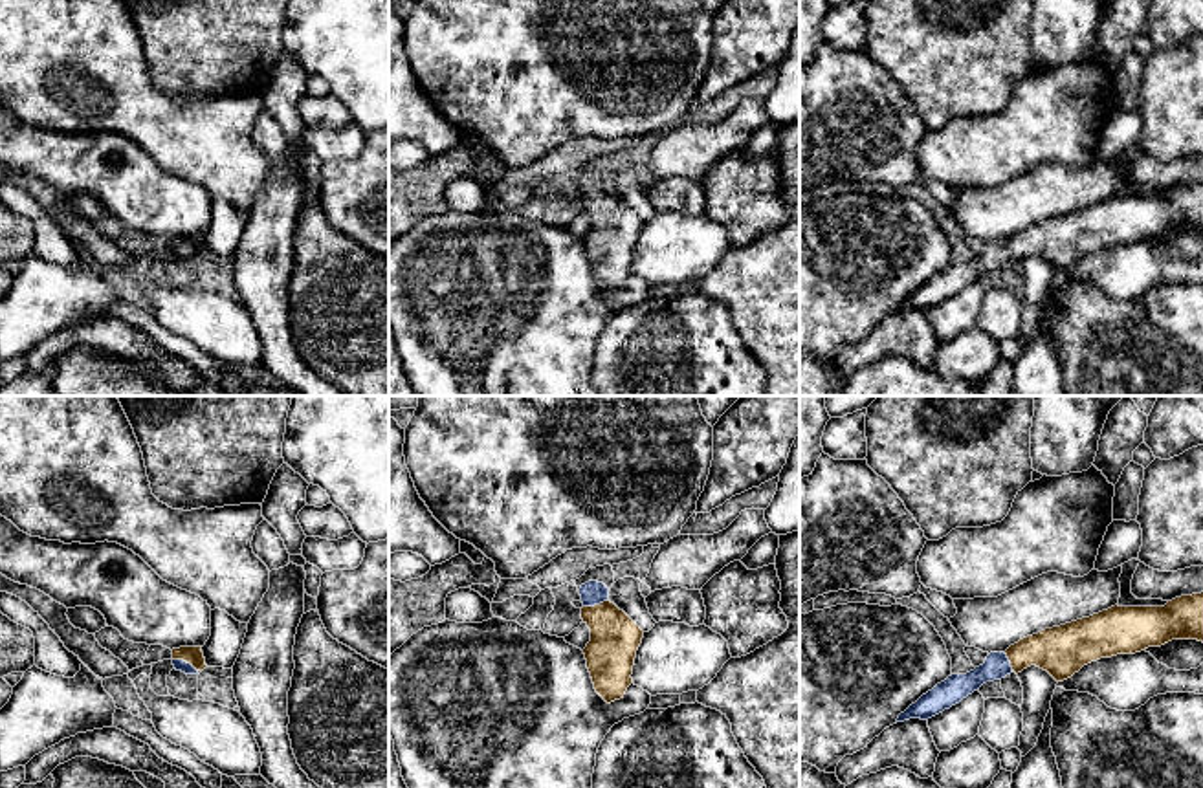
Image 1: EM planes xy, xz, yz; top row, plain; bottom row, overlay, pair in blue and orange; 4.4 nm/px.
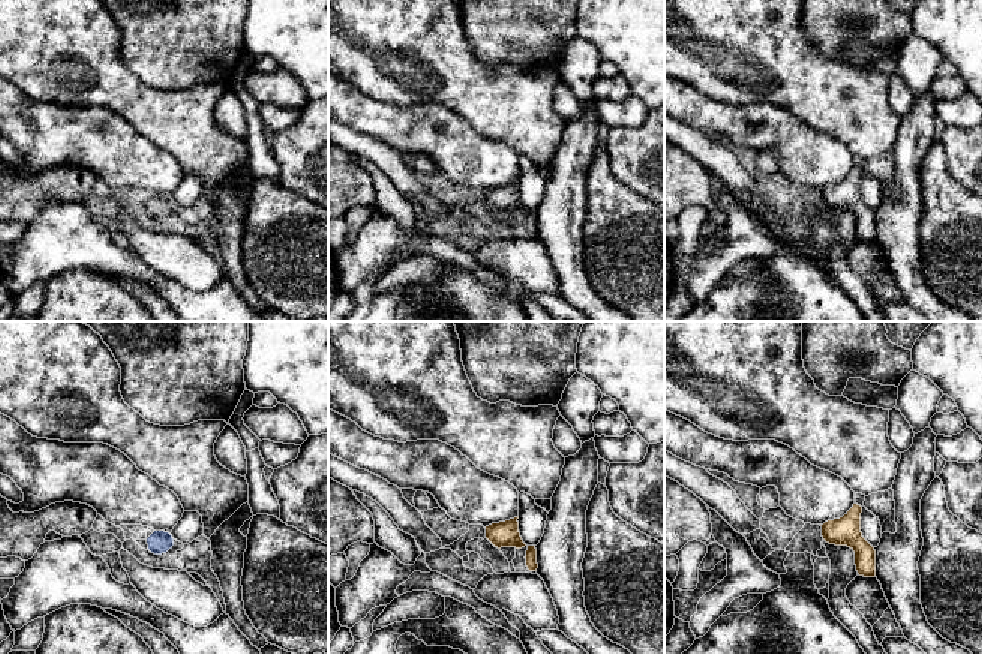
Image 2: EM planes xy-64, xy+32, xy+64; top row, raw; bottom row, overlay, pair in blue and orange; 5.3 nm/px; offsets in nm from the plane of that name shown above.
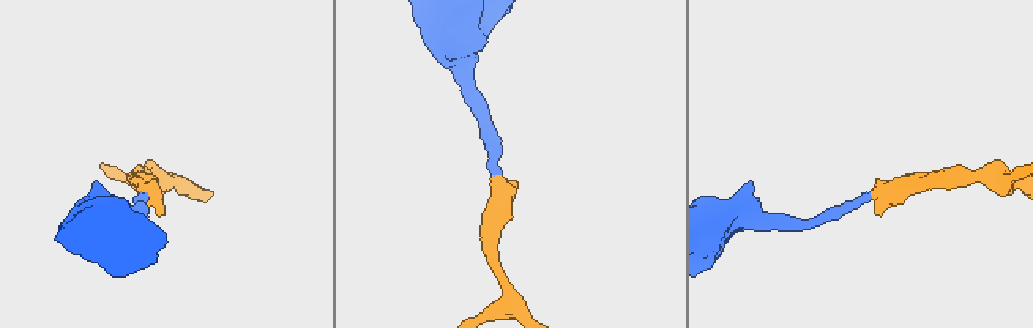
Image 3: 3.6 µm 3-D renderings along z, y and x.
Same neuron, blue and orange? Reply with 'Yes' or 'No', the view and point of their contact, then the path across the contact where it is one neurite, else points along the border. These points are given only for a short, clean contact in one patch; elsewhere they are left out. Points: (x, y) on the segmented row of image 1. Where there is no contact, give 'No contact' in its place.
Yes. Touches blue at xy (186, 662). Path across: xy (182, 666), (186, 662), (191, 655)

